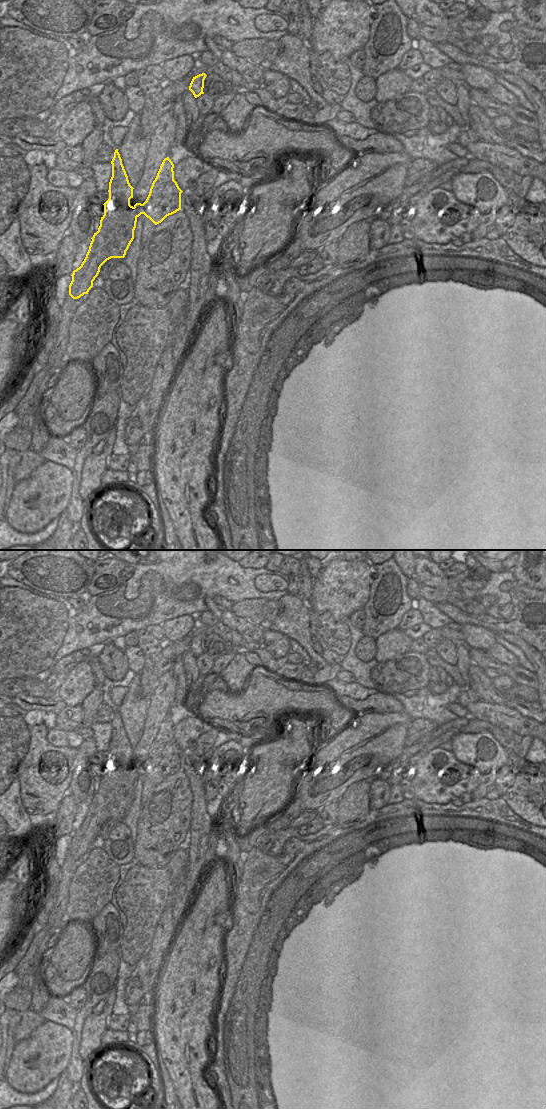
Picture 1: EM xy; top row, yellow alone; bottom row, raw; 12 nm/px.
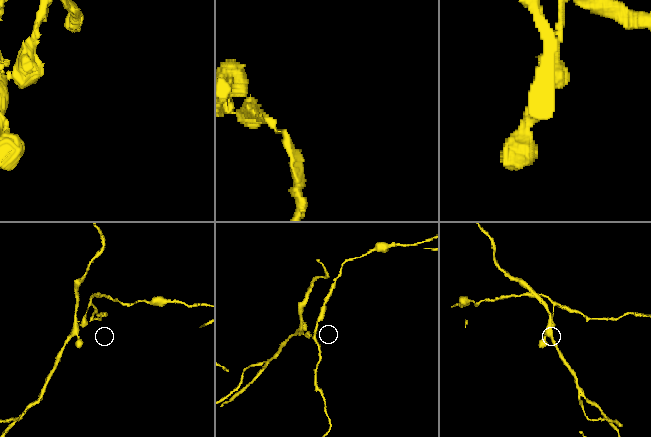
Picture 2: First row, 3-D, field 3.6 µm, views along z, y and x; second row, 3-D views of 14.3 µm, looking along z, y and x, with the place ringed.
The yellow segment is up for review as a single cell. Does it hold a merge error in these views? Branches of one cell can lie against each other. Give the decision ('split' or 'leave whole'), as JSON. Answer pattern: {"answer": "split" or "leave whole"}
{"answer": "split"}

